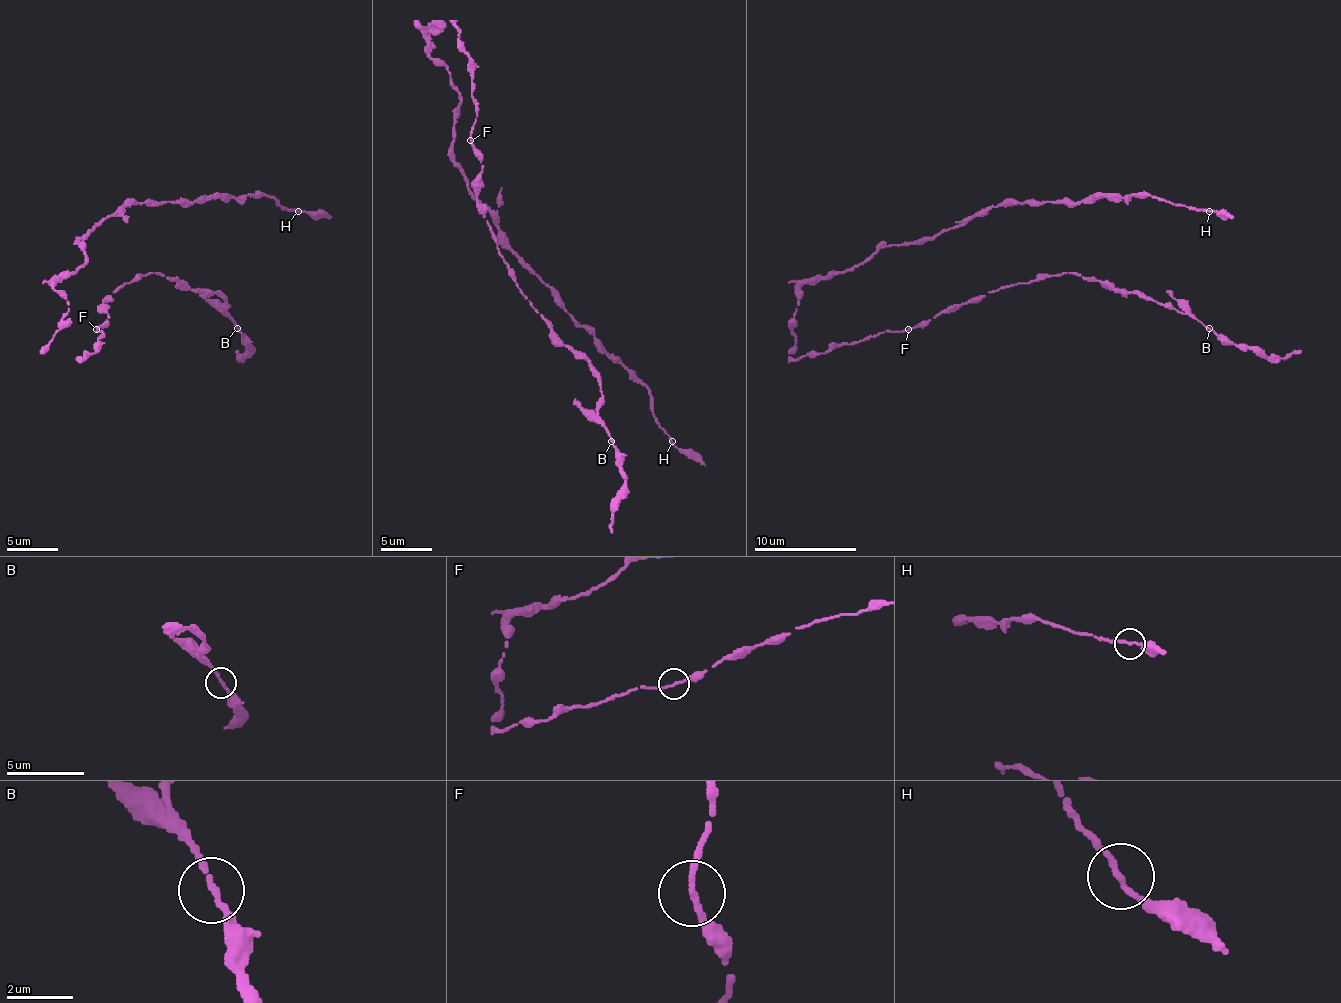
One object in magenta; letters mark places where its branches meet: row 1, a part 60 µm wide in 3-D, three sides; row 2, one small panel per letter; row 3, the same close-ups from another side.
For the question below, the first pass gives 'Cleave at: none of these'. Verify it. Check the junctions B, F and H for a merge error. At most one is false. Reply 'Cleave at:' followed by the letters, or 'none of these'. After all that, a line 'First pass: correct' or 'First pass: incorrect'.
Cleave at: none of these
First pass: correct

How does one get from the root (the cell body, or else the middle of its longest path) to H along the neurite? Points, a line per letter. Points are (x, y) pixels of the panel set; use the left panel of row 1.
H: (49, 348), (69, 310), (54, 282), (77, 272), (87, 259), (79, 241), (122, 206), (270, 196), (298, 211)

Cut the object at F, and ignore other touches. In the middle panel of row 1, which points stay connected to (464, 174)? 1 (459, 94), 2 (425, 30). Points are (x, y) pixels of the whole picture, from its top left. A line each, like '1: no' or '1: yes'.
1: yes
2: yes

